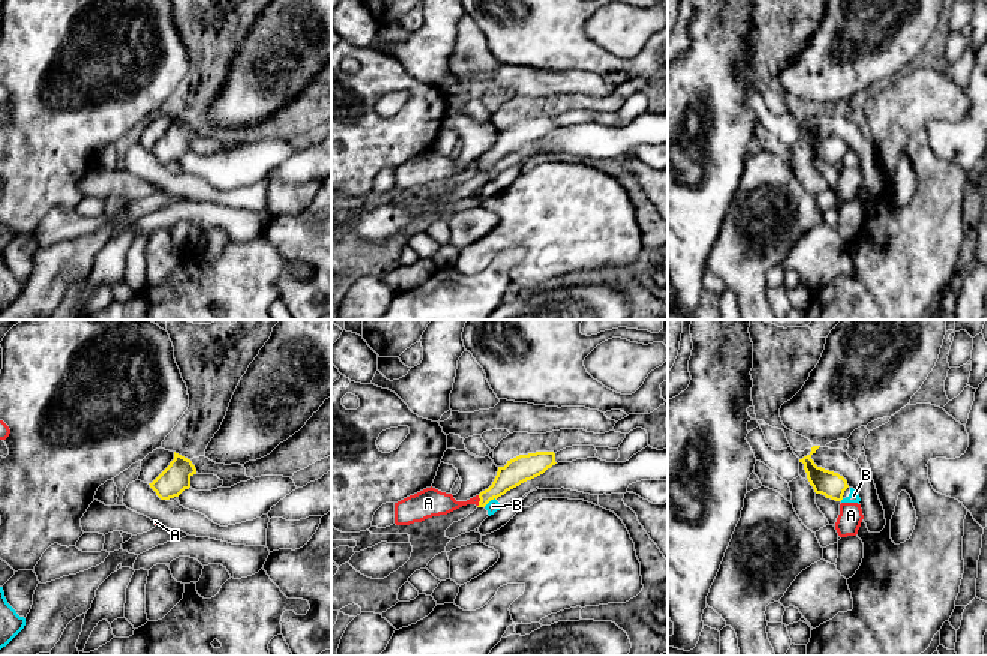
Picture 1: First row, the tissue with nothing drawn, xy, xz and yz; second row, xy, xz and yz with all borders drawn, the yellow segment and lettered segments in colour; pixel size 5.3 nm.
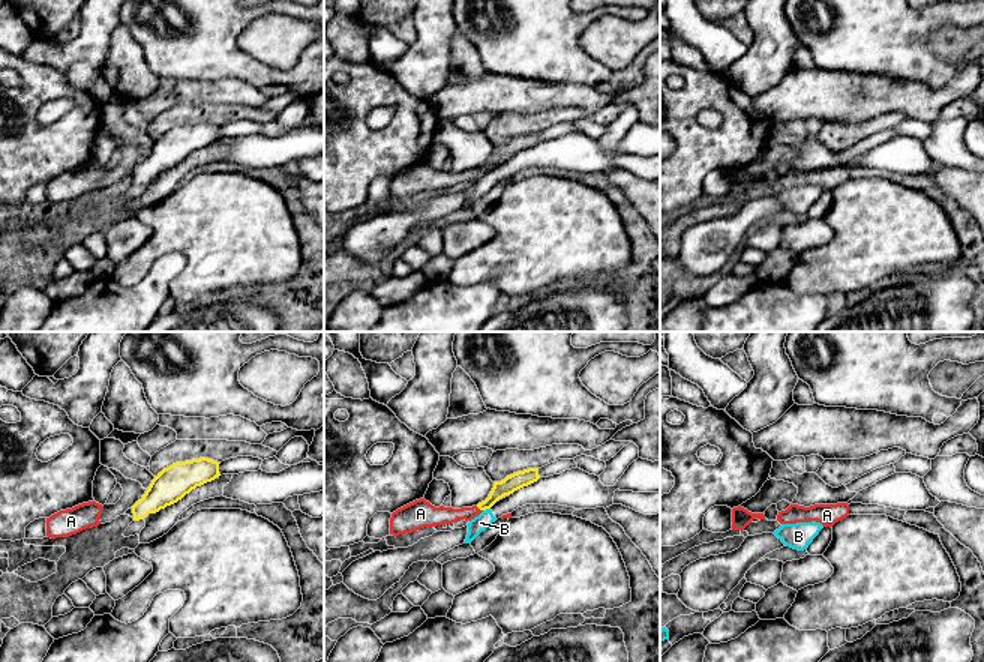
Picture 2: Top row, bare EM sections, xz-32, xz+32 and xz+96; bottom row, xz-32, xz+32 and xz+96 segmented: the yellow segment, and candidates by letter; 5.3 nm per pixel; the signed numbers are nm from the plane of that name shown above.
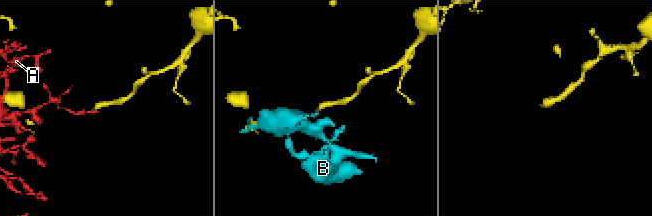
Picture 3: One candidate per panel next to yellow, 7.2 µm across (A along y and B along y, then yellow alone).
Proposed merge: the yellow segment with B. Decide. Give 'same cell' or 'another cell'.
another cell

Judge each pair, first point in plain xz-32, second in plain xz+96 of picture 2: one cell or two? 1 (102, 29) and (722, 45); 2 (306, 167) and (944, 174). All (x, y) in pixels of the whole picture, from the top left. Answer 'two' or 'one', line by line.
1: two
2: two

